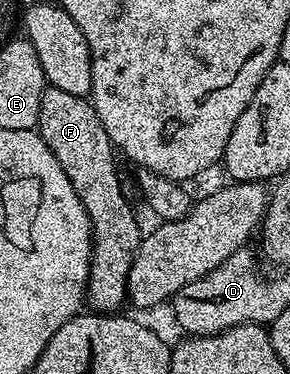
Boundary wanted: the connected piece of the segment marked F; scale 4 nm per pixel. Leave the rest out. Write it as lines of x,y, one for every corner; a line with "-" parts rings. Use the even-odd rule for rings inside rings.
54,86
43,92
36,129
47,148
51,148
55,160
59,160
63,172
67,172
67,180
71,180
71,188
75,188
93,229
93,260
85,288
88,305
93,305
90,307
97,312
120,311
121,305
127,302
127,280
143,229
125,199
125,190
113,163
114,144
89,98
71,96

